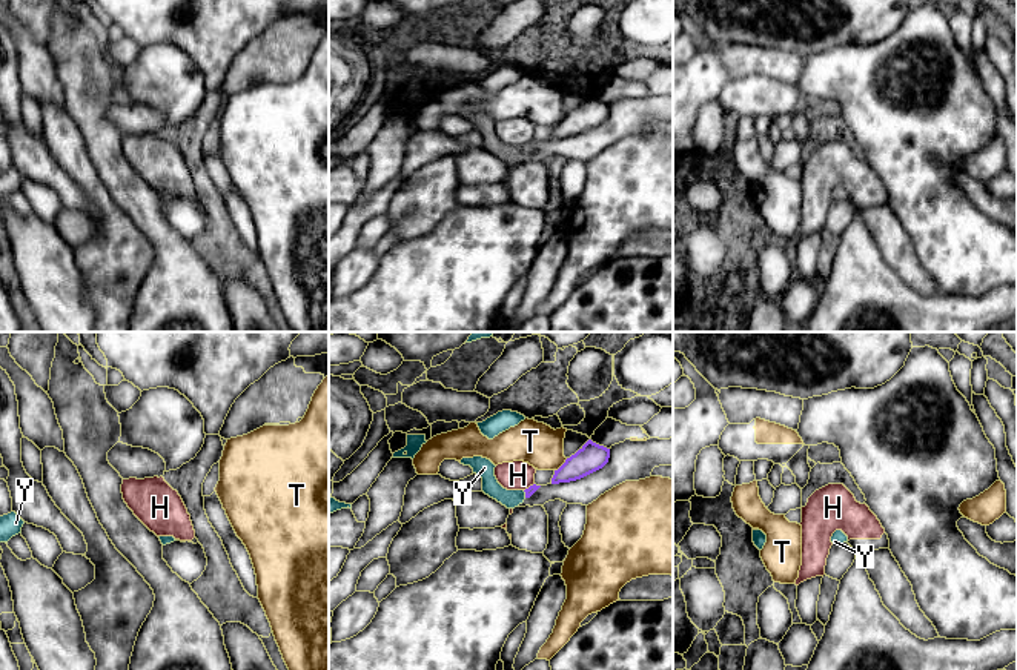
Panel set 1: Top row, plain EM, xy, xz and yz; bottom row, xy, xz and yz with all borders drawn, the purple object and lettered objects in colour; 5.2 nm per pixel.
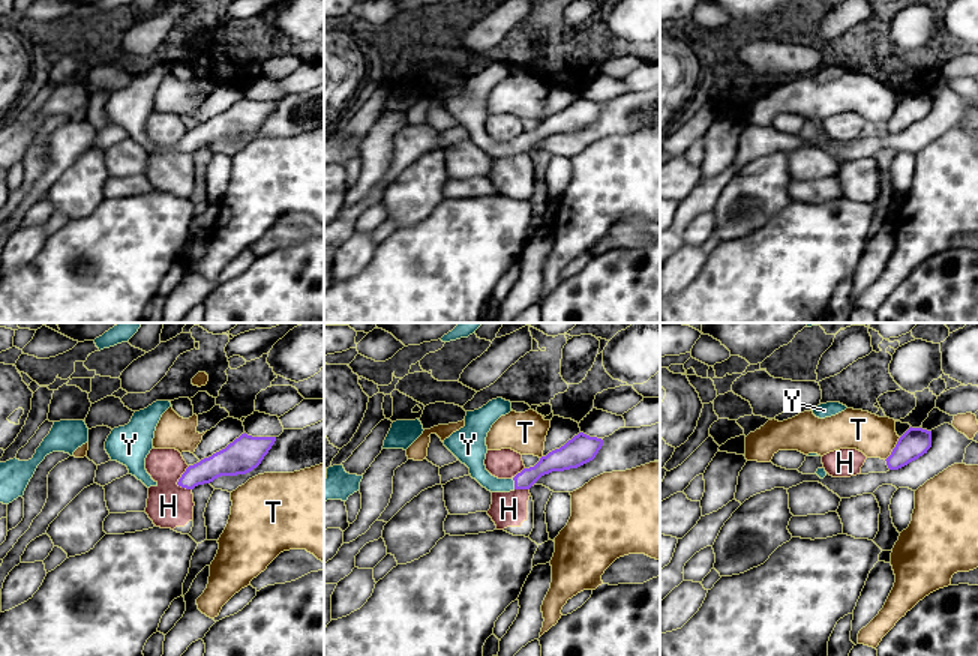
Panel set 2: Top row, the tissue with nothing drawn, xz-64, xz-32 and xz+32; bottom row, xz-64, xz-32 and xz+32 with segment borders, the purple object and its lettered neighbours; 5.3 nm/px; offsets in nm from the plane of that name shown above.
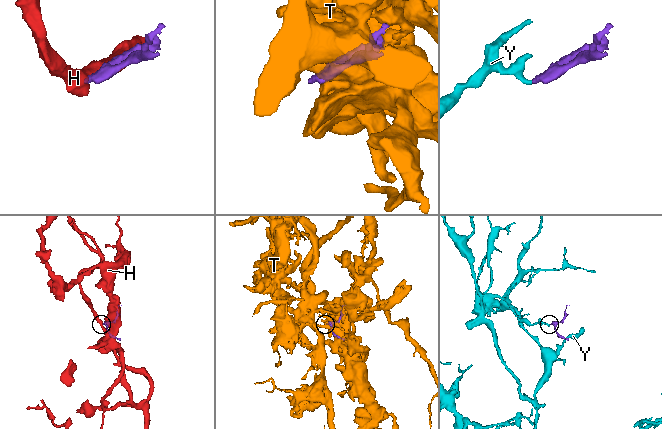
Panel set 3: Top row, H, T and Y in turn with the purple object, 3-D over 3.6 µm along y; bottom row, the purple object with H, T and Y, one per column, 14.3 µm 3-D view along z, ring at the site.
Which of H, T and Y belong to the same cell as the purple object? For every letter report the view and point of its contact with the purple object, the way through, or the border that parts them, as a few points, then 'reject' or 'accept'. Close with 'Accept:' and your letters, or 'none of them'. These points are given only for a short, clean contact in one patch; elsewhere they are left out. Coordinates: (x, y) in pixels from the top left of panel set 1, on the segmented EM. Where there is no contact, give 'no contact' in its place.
H: contact xz (530, 486); reject
T: contact xz (563, 464); reject
Y: contact xz (526, 494); way xz (532, 489), (526, 494), (503, 495), (486, 469); accept
Accept: Y

